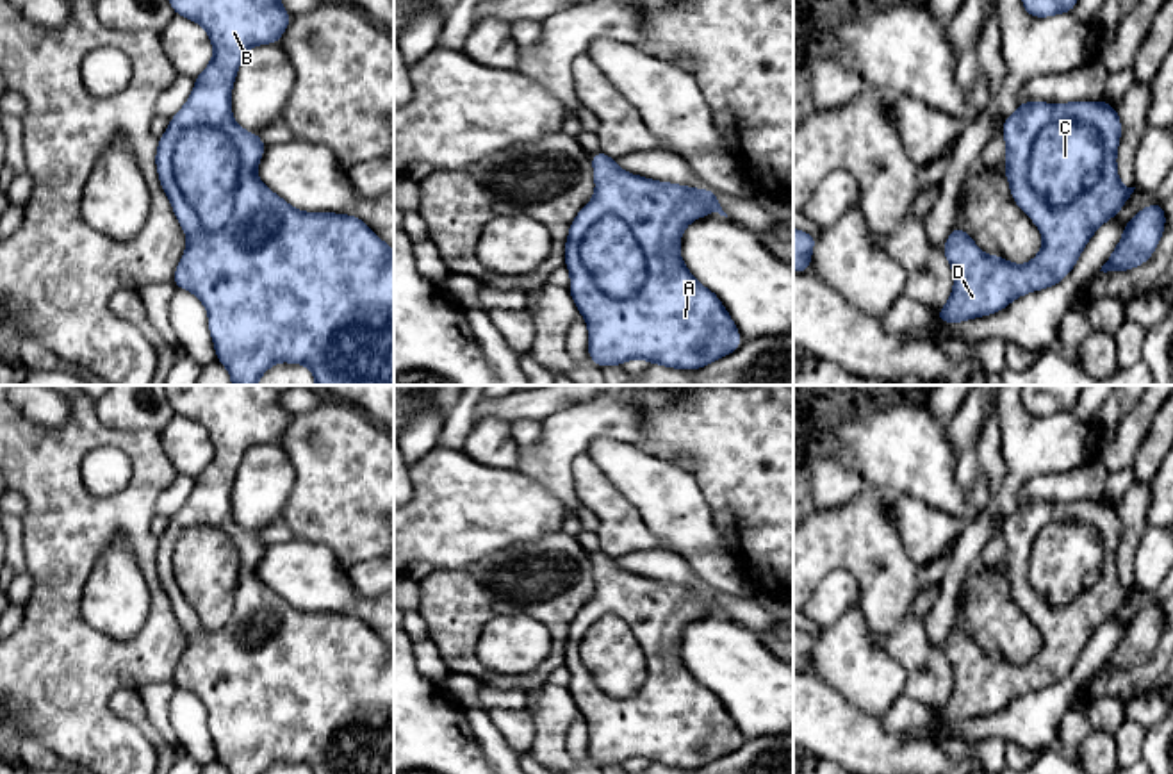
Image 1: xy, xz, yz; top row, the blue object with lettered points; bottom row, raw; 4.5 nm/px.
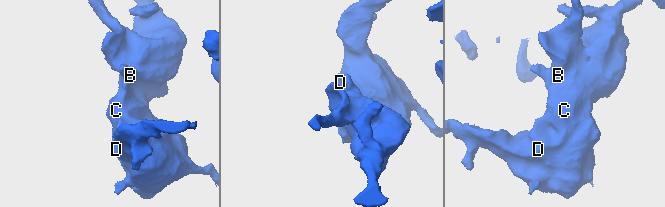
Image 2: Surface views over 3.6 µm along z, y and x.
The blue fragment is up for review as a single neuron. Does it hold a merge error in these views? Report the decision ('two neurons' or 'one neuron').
two neurons

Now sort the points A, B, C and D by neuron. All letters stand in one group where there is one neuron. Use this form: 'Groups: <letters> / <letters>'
Groups: A B D / C

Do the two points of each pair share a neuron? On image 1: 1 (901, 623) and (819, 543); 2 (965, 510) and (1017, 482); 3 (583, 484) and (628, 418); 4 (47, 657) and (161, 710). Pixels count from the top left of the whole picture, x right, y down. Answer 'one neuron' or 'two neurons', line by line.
1: one neuron
2: two neurons
3: two neurons
4: two neurons

